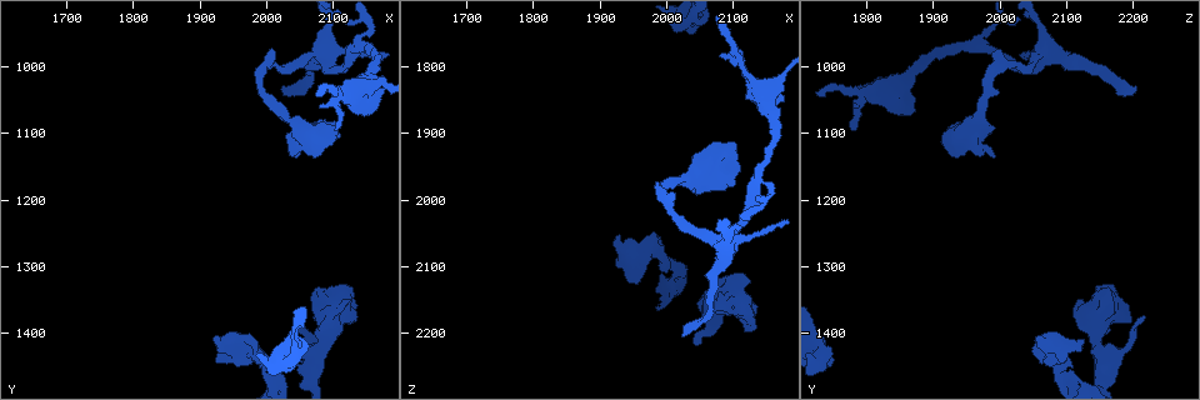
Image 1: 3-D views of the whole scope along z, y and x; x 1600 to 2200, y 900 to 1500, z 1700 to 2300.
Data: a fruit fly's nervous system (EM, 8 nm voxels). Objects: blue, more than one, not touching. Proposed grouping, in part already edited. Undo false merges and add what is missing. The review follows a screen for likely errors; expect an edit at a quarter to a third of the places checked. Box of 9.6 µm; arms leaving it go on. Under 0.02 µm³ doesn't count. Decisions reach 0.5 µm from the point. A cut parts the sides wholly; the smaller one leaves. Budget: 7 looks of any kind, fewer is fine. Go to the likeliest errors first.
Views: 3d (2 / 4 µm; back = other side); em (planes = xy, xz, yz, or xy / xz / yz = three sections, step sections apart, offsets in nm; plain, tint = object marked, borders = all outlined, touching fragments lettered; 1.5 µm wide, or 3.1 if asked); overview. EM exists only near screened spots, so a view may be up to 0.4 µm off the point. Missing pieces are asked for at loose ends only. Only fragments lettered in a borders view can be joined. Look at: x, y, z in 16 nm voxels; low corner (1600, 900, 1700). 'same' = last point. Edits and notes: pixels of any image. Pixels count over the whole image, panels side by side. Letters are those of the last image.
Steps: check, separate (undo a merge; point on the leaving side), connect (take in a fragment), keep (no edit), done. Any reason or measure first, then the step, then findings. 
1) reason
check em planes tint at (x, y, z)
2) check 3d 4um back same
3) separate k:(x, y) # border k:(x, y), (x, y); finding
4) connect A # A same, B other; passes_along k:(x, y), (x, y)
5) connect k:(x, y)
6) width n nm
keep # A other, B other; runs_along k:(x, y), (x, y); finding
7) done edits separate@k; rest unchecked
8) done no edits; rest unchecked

calibre changes
check em planes plain at (1950, 1415, 2085)

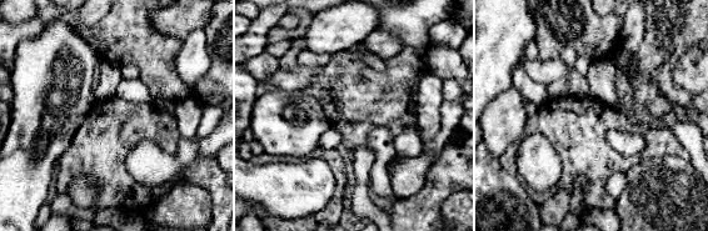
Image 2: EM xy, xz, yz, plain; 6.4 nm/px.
see the neighbours
check em planes borders same

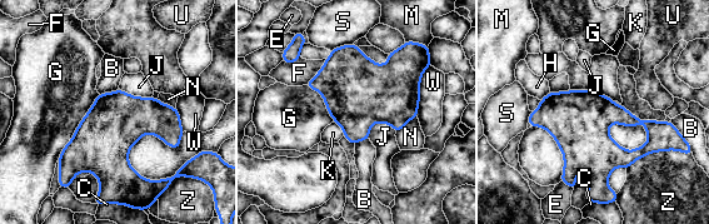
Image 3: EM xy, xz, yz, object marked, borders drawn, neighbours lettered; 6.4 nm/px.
keep # B other, C other, E other, F other, G other, H other, J other, K other, M other, N other, S other, U other, W other, Z other; one neuron here

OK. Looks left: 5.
an open end
check 3d 4um at (2080, 1065, 1785)

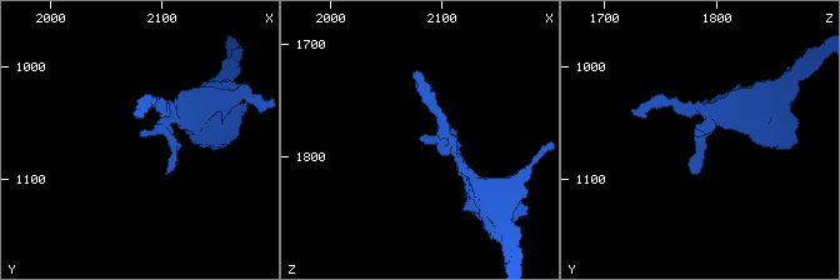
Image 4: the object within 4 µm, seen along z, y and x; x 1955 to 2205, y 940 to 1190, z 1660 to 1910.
check em planes tint at (2080, 1062, 1784)

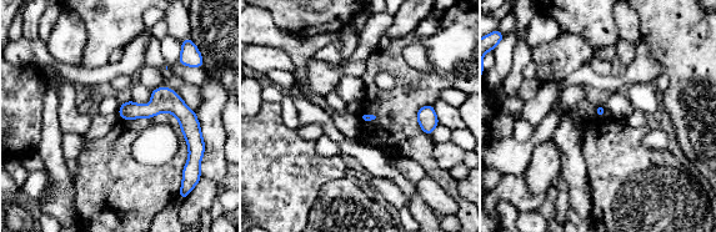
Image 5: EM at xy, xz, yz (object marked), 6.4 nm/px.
what lies round it
check em planes borders same

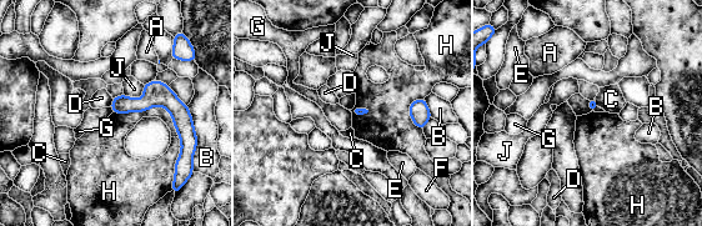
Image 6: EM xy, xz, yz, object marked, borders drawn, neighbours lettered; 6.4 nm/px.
keep # A other, B other, C other, D other, E other, F other, G other, H other, J other; border 6:(110, 108), (113, 111); no lettered fragment goes on from it

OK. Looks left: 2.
done no edits; rest unchecked

